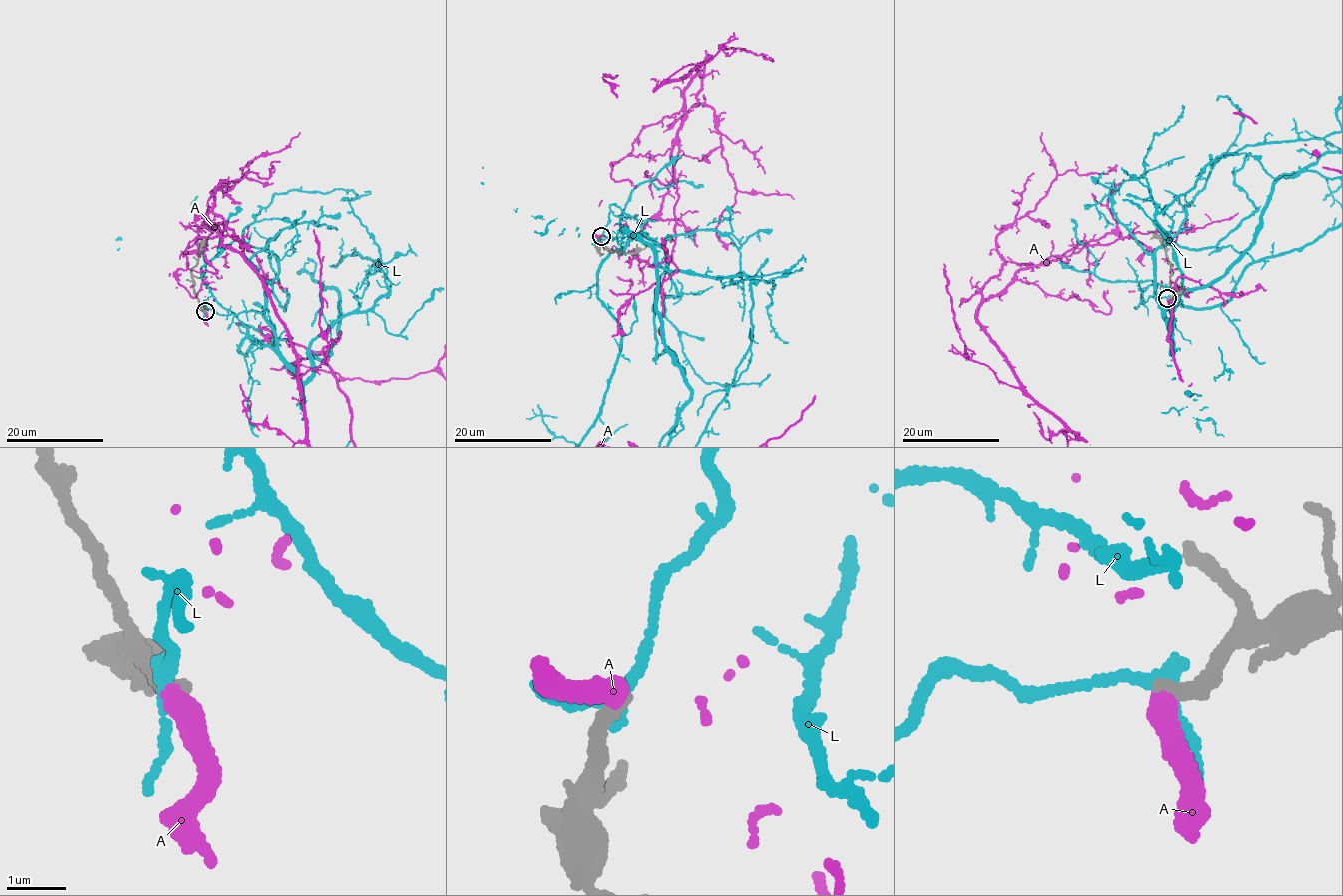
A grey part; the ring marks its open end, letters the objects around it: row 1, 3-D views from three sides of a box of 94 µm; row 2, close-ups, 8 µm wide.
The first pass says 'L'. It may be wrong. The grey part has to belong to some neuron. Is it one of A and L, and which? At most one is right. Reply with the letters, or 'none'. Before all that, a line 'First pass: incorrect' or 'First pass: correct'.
First pass: incorrect
none

